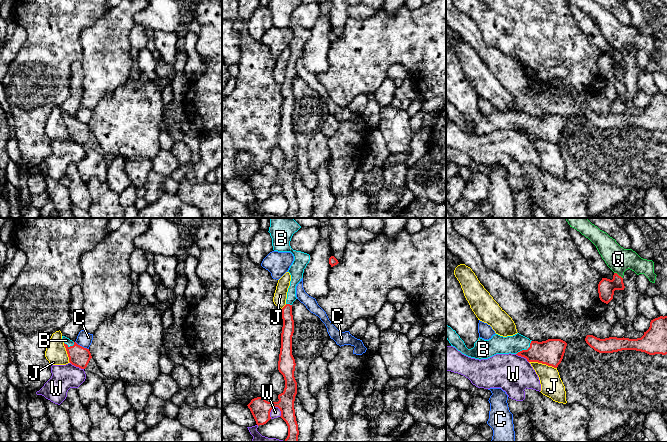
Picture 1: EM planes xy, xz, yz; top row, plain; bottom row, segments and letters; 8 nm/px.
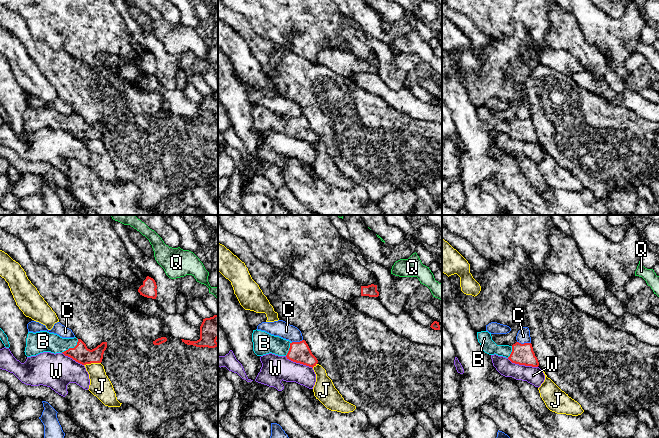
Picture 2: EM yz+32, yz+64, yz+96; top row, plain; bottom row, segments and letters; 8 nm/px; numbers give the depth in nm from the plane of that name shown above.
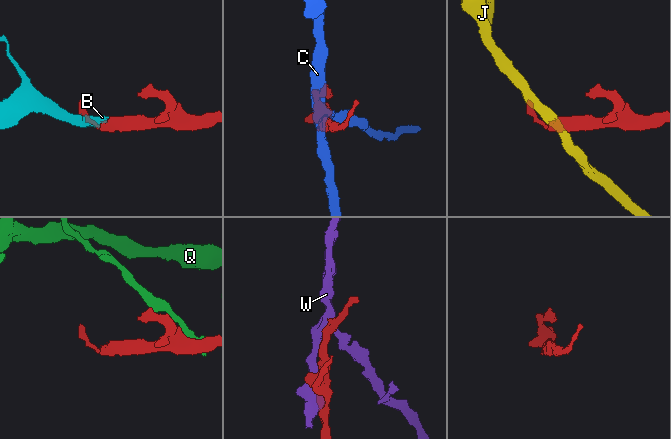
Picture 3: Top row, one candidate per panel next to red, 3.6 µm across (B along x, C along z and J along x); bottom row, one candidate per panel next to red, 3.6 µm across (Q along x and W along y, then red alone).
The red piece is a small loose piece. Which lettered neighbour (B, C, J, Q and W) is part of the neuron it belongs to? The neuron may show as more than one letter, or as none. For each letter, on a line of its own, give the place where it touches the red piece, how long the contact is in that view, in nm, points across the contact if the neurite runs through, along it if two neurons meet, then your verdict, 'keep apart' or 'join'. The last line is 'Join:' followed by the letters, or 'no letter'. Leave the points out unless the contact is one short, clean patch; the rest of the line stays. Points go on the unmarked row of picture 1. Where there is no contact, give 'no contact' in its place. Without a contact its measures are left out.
B: yz (525, 126) | 170 nm | across yz (550, 128), (525, 126), (518, 120), (497, 120) | join
C: xy (81, 122) | 130 nm | along xy (75, 117), (88, 125) | keep apart
J: yz (543, 139) | 240 nm | along yz (529, 137), (545, 139), (556, 144) | keep apart
Q: yz (617, 50) | 90 nm | keep apart
W: xz (270, 187) | 120 nm | keep apart
Join: B

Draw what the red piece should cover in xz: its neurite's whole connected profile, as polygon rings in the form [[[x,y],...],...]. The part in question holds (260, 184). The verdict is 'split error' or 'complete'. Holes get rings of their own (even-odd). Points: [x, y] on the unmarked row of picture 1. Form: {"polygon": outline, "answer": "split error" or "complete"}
{"polygon": [[[270,0],[268,7],[272,14],[274,27],[291,28],[294,32],[294,37],[288,46],[291,57],[287,68],[286,81],[282,84],[283,103],[278,137],[278,146],[284,153],[285,164],[278,171],[278,178],[268,178],[263,173],[257,173],[247,181],[258,202],[266,200],[271,195],[271,186],[278,183],[281,187],[280,193],[288,202],[288,212],[285,218],[298,218],[299,211],[294,185],[297,158],[294,153],[296,139],[292,131],[292,112],[294,109],[292,80],[297,75],[296,62],[303,54],[304,45],[310,37],[309,30],[293,26],[290,22],[293,10],[300,4],[299,0]]], "answer": "split error"}

